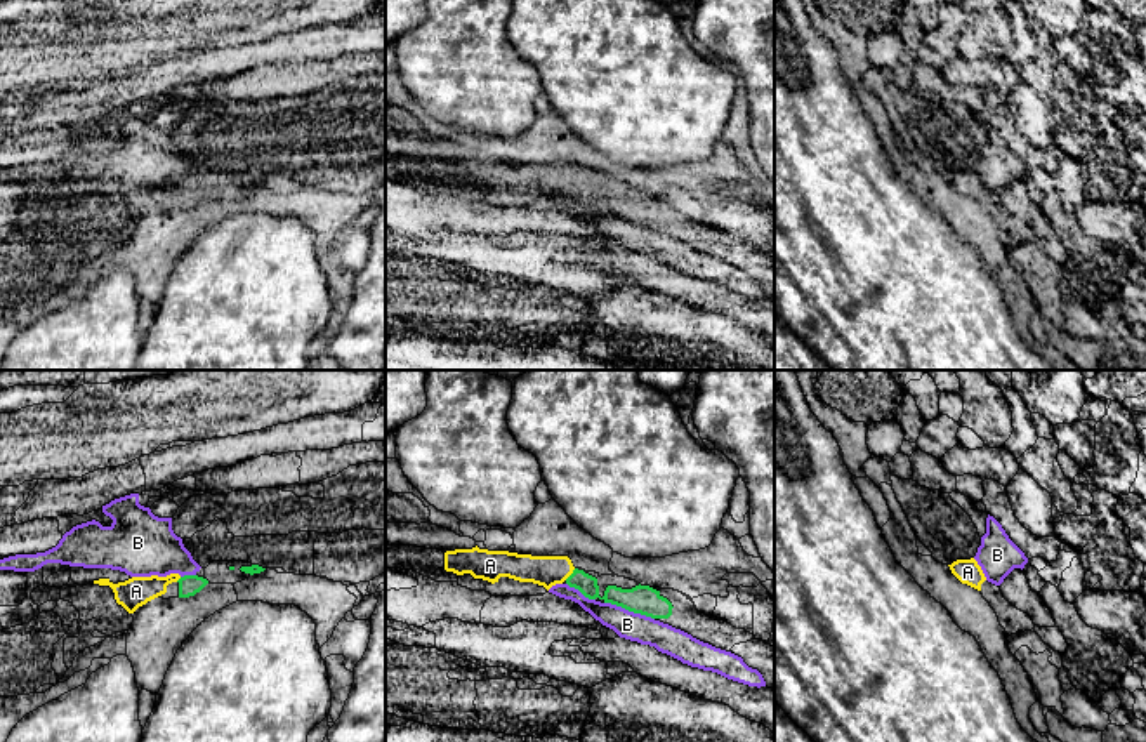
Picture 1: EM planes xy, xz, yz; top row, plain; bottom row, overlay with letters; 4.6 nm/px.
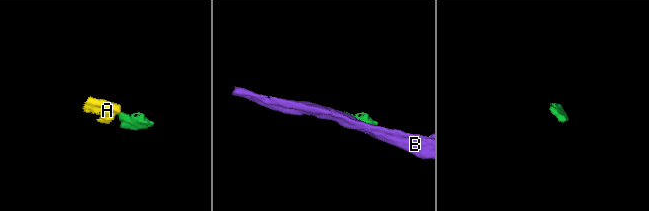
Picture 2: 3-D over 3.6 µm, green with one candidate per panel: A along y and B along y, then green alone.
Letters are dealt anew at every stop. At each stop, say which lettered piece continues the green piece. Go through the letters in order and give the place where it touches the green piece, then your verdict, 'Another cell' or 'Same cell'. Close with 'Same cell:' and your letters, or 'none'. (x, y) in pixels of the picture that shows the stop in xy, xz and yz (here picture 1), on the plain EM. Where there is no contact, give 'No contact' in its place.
A: Touches green at xz (572, 185). Same cell
B: Touches green at xz (629, 221). Another cell
Same cell: A

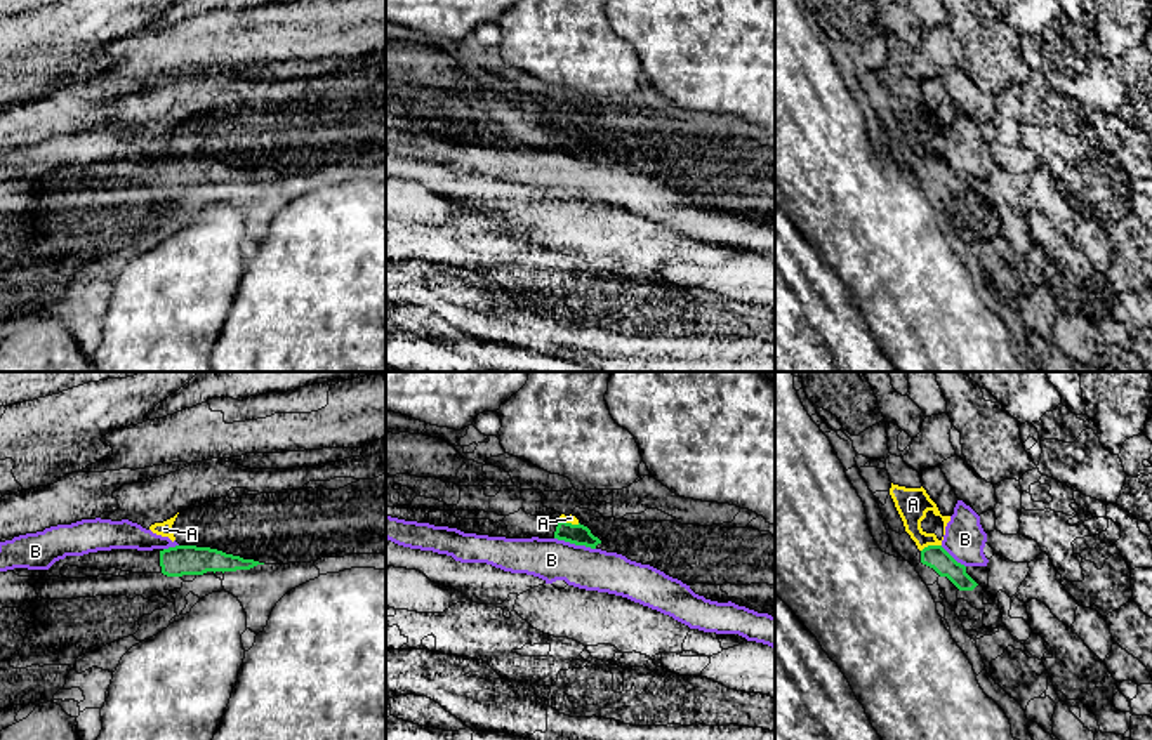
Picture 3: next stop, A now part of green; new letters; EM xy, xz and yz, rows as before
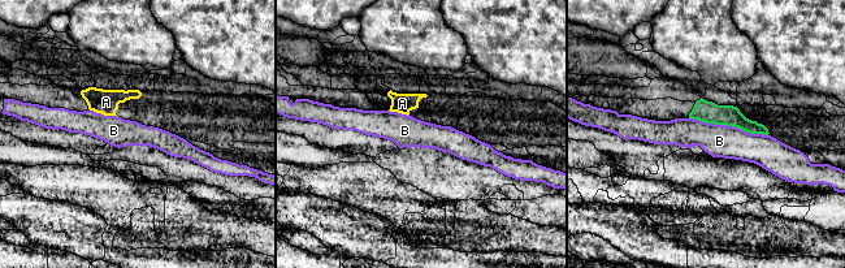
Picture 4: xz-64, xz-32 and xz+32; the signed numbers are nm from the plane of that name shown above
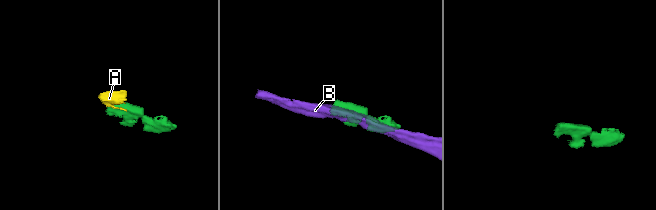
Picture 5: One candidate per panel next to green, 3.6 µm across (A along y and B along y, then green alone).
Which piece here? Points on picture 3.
A: Touches green at yz (930, 157). Another cell
B: Touches green at xz (576, 155). Another cell
Same cell: none

